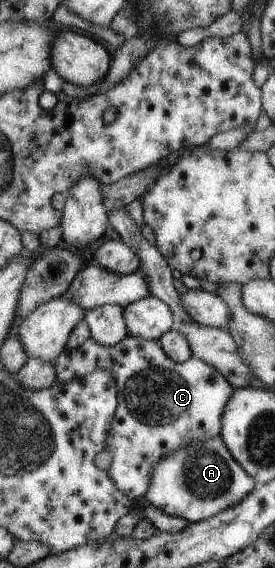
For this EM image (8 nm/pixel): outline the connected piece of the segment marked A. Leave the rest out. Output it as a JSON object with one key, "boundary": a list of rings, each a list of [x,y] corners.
{"boundary":[[[220,435],[202,438],[198,442],[192,440],[186,446],[180,446],[156,462],[148,474],[148,488],[141,496],[142,500],[168,516],[189,523],[206,520],[226,508],[236,506],[256,485],[232,458]]]}

